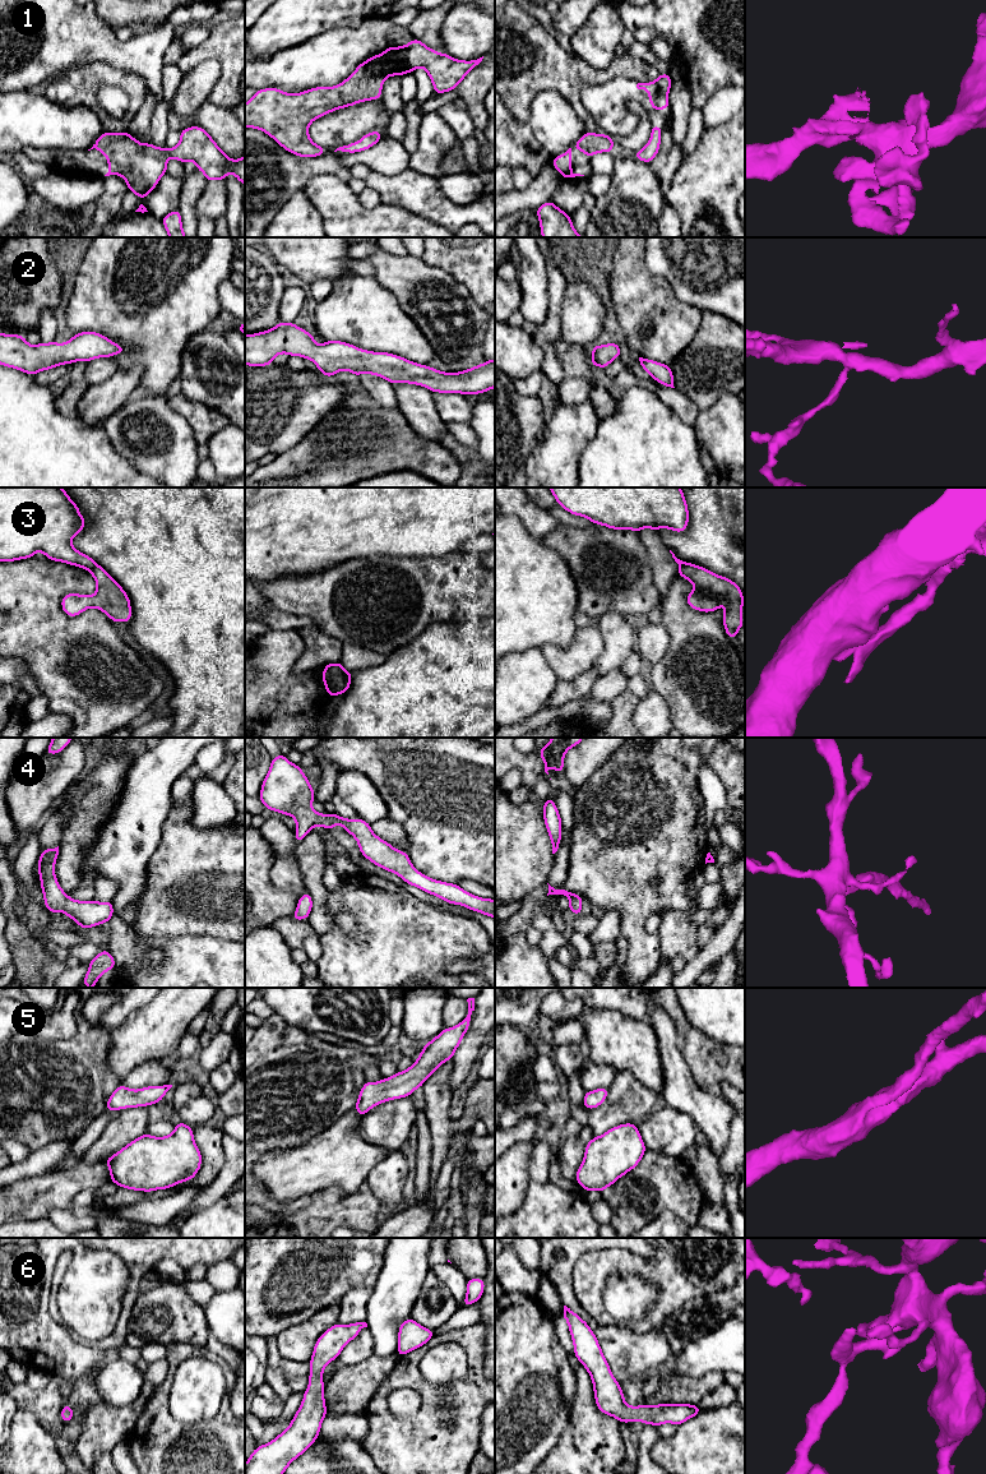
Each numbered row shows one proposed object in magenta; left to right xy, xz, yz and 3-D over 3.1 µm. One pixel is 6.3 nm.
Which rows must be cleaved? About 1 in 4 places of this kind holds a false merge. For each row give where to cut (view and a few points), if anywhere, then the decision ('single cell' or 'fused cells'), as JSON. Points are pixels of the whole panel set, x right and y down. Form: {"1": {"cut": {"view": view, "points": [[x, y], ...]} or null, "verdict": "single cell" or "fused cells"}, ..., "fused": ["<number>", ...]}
{"1": {"cut": null, "verdict": "single cell"}, "2": {"cut": null, "verdict": "single cell"}, "3": {"cut": {"view": "xz", "points": [[346, 671], [346, 683], [339, 693]]}, "verdict": "fused cells"}, "4": {"cut": null, "verdict": "single cell"}, "5": {"cut": null, "verdict": "single cell"}, "6": {"cut": null, "verdict": "single cell"}, "fused": ["3"]}

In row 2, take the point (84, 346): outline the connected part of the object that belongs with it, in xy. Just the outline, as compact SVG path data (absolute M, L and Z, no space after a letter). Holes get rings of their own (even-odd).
M85 331L74 334L68 342L40 342L31 346L24 336L0 333L0 365L34 375L40 371L74 361L88 362L98 357L124 354L125 348L106 336Z

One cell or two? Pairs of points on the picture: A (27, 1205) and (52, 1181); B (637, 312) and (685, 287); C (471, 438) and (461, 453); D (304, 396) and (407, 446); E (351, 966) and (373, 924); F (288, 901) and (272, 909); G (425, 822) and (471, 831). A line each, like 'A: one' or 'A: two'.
A: one
B: two
C: two
D: two
E: one
F: one
G: one

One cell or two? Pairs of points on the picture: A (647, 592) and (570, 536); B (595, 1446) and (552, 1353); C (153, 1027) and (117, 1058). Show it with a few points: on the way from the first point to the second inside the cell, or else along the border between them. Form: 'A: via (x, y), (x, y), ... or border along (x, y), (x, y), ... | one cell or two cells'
A: via (628, 587), (589, 553) | one cell
B: border along (574, 1369), (575, 1396), (569, 1423), (564, 1428) | two cells
C: via (144, 1035), (126, 1050) | one cell

